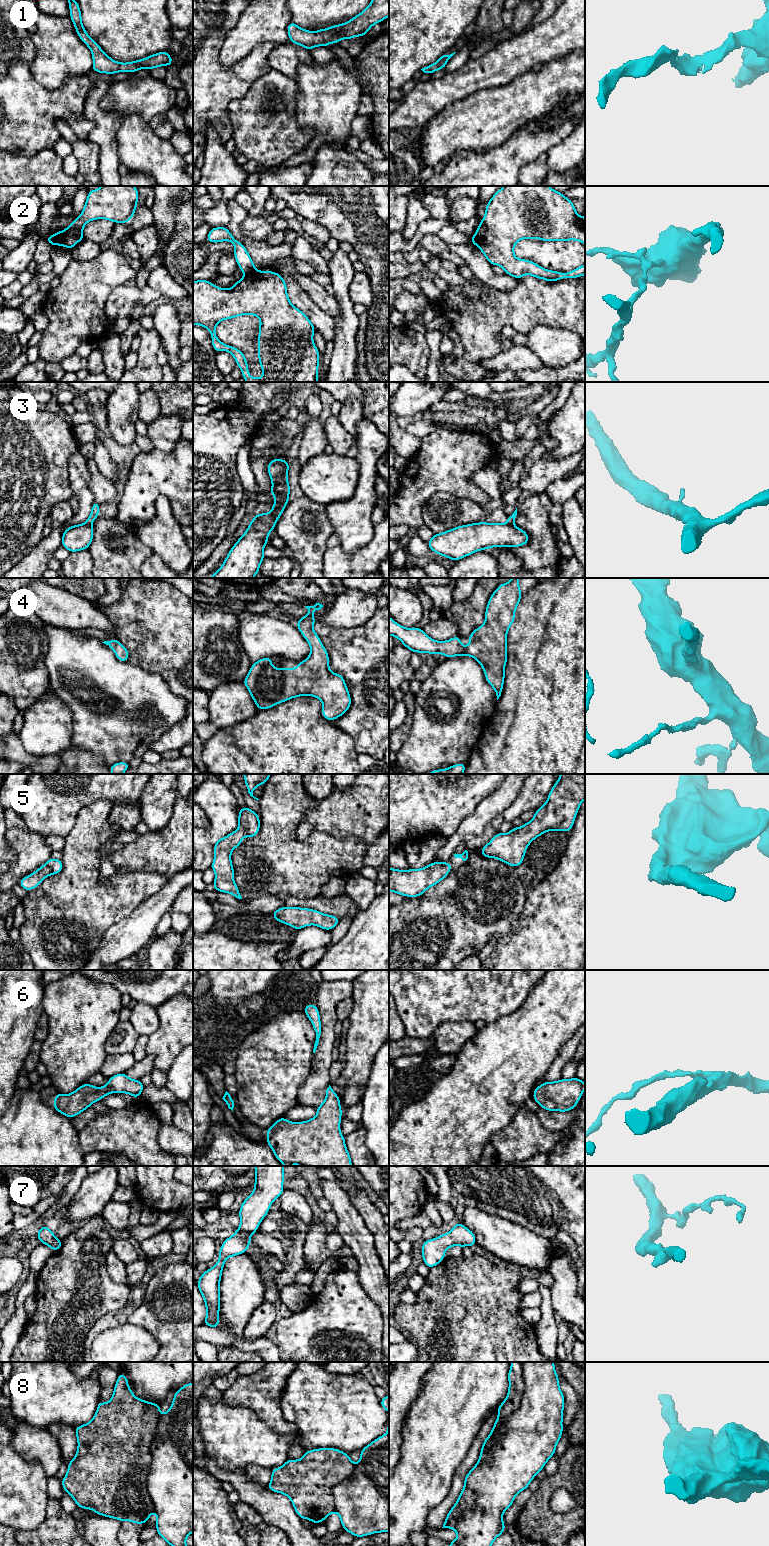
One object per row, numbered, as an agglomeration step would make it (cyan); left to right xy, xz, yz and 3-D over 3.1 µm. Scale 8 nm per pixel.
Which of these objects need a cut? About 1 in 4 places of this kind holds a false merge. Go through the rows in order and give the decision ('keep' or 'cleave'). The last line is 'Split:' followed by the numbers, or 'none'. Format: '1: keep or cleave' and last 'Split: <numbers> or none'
1: keep
2: cleave
3: cleave
4: keep
5: keep
6: keep
7: keep
8: cleave
Split: 2, 3, 8

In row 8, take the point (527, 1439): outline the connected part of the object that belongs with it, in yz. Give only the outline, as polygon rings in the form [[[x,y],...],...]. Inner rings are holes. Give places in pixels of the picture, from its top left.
[[[522,1362],[522,1377],[525,1387],[520,1406],[502,1423],[495,1446],[488,1452],[481,1453],[476,1465],[465,1476],[464,1487],[476,1492],[475,1507],[460,1510],[455,1503],[446,1516],[448,1528],[457,1532],[456,1540],[449,1542],[449,1546],[491,1546],[506,1530],[503,1513],[513,1504],[515,1496],[528,1488],[529,1483],[555,1454],[563,1432],[564,1394],[560,1390],[554,1362]]]

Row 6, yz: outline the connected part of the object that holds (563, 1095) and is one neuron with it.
[[[577,1077],[543,1082],[534,1089],[532,1098],[548,1111],[571,1111],[580,1100],[585,1083]]]

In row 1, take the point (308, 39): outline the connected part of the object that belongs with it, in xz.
[[[371,0],[366,9],[344,24],[312,32],[300,28],[291,21],[287,26],[287,33],[290,42],[311,51],[316,46],[327,47],[330,43],[338,44],[341,39],[365,37],[374,24],[382,23],[386,17],[389,17],[389,0]]]

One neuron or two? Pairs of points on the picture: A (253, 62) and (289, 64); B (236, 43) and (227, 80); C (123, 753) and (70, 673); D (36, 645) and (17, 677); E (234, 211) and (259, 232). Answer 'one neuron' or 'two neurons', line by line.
A: two neurons
B: two neurons
C: one neuron
D: one neuron
E: two neurons

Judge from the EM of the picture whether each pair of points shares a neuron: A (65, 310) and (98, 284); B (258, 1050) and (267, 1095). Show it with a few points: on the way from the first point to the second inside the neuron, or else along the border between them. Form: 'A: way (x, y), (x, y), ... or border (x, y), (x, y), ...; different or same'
A: way (73, 304), (90, 287); same
B: way (267, 1061), (267, 1084); same

